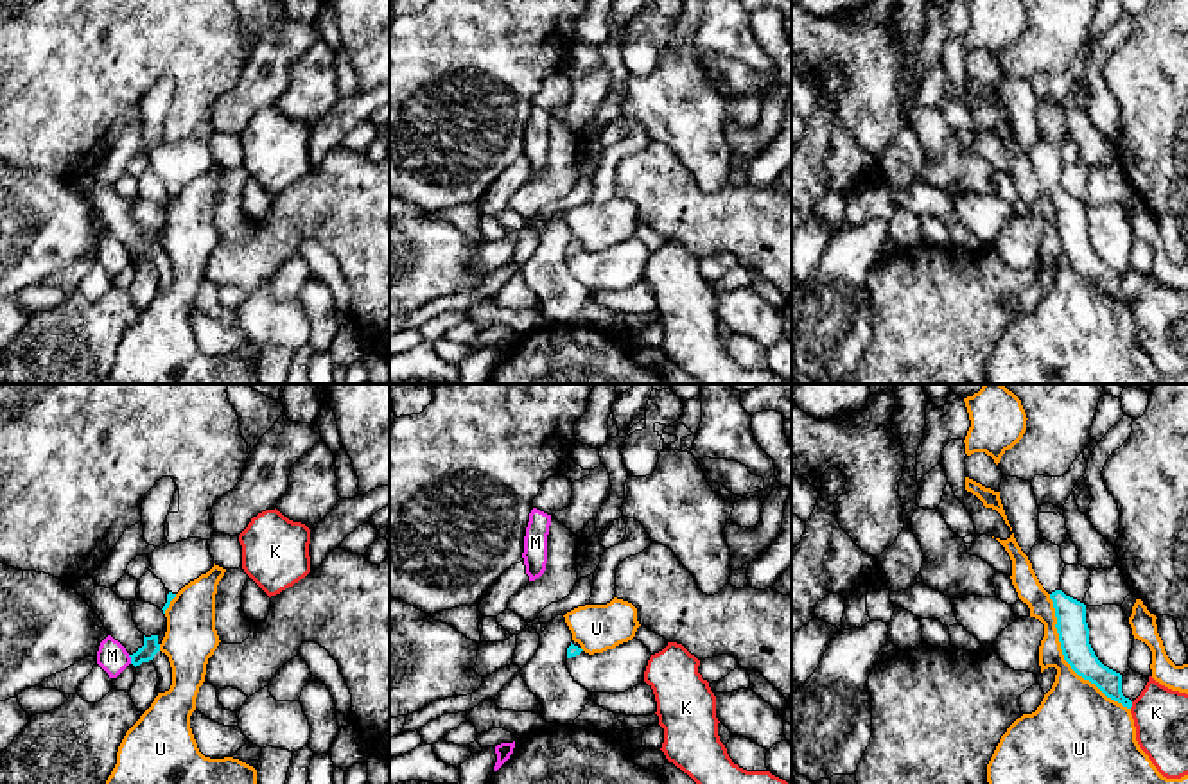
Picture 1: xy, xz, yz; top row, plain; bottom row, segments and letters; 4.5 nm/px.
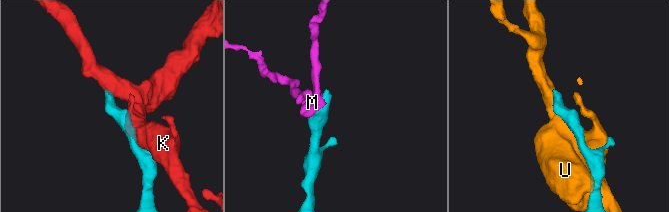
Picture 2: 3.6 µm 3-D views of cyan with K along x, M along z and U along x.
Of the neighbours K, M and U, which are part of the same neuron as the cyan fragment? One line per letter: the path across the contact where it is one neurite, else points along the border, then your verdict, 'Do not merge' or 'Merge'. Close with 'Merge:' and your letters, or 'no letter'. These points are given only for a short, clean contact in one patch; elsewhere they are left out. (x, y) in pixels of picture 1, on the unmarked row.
K: Do not merge
M: Do not merge
U: Do not merge
Merge: no letter

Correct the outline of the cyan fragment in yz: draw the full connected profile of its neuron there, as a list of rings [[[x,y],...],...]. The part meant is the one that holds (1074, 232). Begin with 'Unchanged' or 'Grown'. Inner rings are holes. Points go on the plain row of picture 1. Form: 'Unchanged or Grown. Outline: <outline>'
Grown. Outline: [[[1041,135],[1032,145],[1028,158],[1039,181],[1053,199],[1055,226],[1064,258],[1079,274],[1095,282],[1107,296],[1131,307],[1132,300],[1122,291],[1122,273],[1104,264],[1089,242],[1086,203],[1061,188],[1061,172],[1066,165],[1061,156],[1061,145]]]

